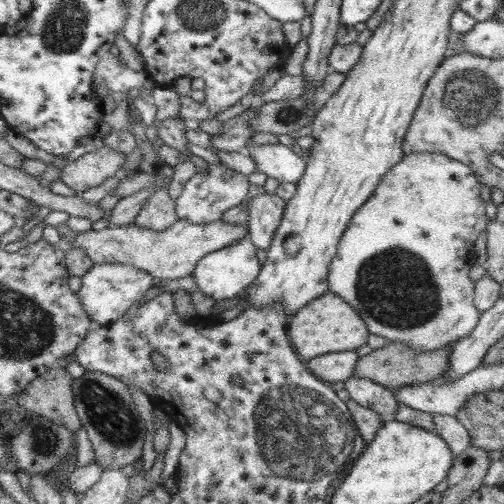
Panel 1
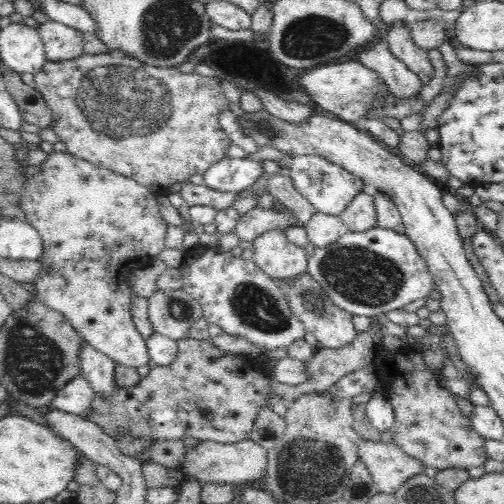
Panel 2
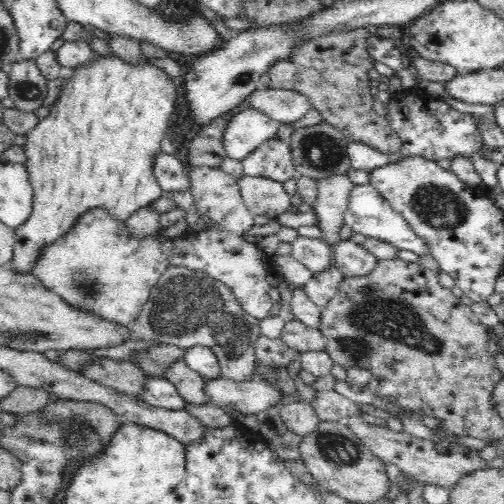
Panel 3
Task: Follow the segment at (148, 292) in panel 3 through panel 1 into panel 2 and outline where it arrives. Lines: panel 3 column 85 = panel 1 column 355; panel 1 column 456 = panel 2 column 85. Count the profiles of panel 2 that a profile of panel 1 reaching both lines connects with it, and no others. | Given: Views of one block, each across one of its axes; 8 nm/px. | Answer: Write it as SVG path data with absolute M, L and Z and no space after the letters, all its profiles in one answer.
M52 152L40 166L40 172L26 178L20 208L24 212L22 218L40 232L44 244L40 262L48 268L48 272L34 282L36 298L48 308L64 314L66 322L74 326L86 344L90 344L96 352L110 356L116 364L136 370L140 366L152 366L146 338L132 320L132 300L136 298L136 292L128 280L134 270L154 264L158 254L166 248L168 224L160 216L156 192L138 184L134 178L112 172L110 168L88 164L68 152Z

